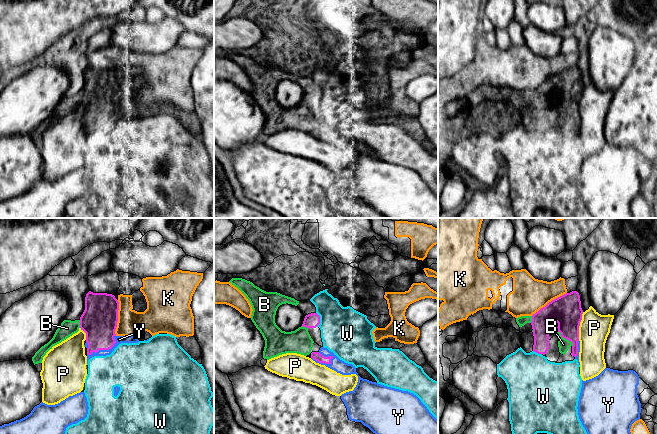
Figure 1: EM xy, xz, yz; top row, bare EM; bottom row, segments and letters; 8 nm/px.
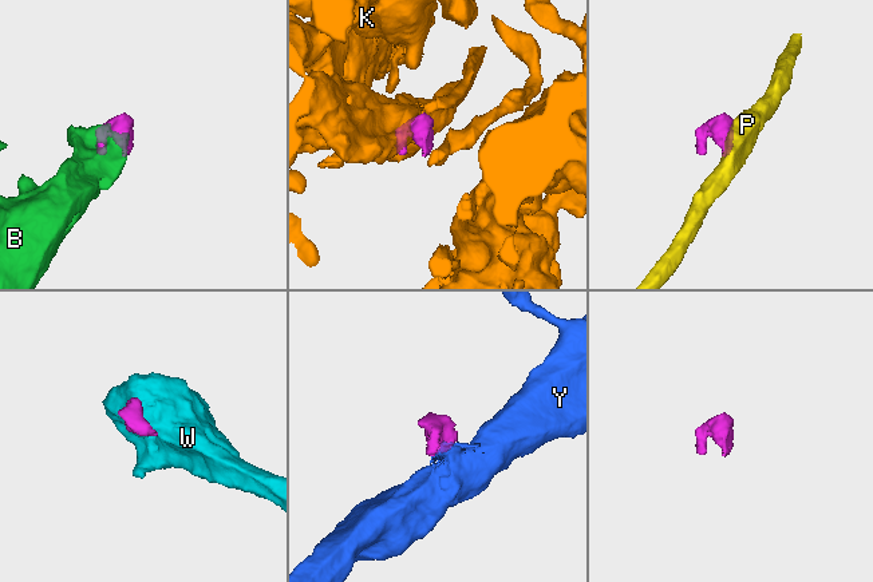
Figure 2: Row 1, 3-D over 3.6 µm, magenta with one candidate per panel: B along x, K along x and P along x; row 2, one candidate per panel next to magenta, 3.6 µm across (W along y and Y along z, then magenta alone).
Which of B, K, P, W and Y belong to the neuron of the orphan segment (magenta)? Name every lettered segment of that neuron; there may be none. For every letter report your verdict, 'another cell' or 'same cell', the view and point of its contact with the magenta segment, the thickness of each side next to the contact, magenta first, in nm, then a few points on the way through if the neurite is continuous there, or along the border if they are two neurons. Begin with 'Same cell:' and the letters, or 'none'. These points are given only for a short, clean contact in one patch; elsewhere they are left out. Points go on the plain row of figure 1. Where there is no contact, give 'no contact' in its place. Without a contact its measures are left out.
Same cell: B
B: same cell; meets magenta in yz at (566, 114); 240 nm thick on the magenta side, 90 nm on the other
K: another cell; meets magenta in xy at (117, 94); 280 nm thick on the magenta side, 200 nm on the other
P: another cell; meets magenta in yz at (579, 101); 240 nm thick on the magenta side, 240 nm on the other; border along yz (583, 88), (578, 103), (578, 116)
W: another cell; meets magenta in xz at (319, 95); 120 nm thick on the magenta side, 380 nm on the other; border along xz (316, 88), (319, 92), (319, 100), (317, 102)
Y: another cell; meets magenta in xz at (323, 138); 70 nm thick on the magenta side, 100 nm on the other; border along xz (333, 132), (329, 139), (319, 139), (311, 133)

